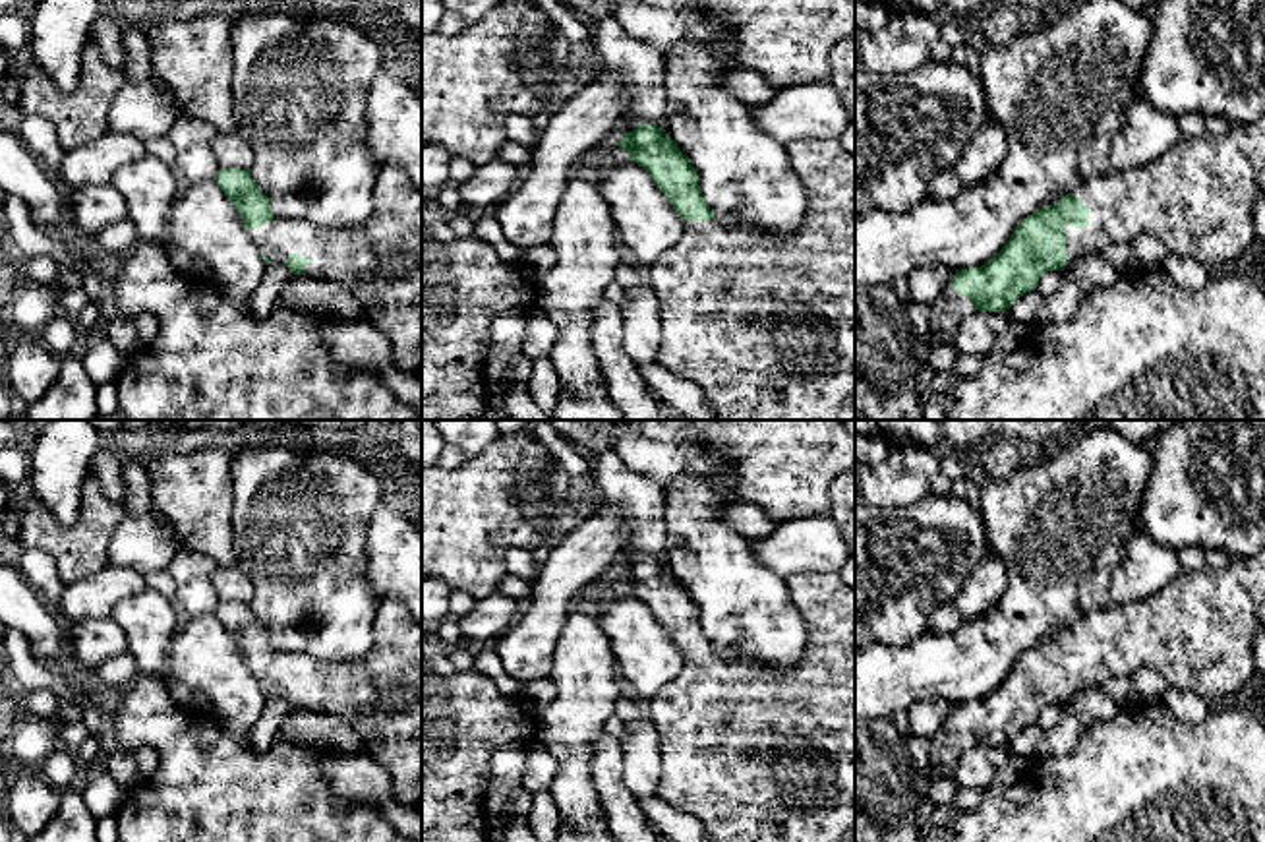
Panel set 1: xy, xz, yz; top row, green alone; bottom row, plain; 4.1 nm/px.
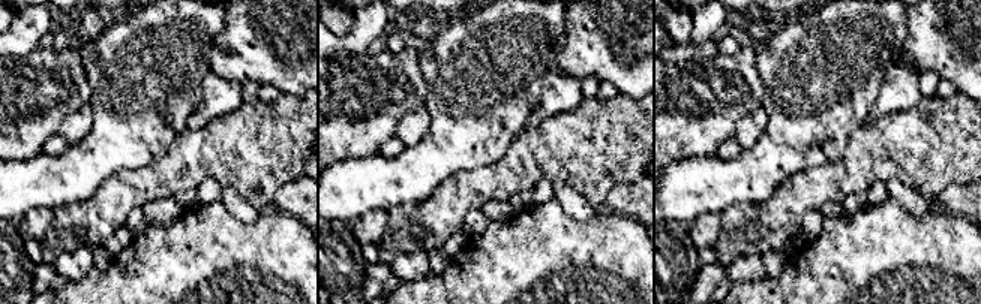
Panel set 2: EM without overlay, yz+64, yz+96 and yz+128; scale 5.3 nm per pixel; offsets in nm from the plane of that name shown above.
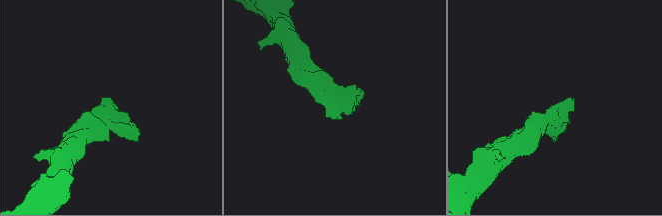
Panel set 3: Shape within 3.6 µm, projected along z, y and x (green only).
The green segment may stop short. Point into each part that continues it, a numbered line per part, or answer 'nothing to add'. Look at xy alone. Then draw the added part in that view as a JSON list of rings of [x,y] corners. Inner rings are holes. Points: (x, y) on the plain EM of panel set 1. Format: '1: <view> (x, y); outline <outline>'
1: xy (380, 695); outline [[[400,600],[379,602],[373,647],[360,660],[321,662],[302,652],[275,650],[250,668],[271,697],[286,699],[288,689],[296,687],[308,693],[308,710],[342,718],[391,772],[395,799],[422,807],[422,623]]]

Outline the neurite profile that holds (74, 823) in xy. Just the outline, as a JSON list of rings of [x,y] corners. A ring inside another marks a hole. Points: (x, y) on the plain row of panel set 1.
[[[79,784],[64,790],[56,817],[21,842],[97,842],[97,819],[87,809]]]

